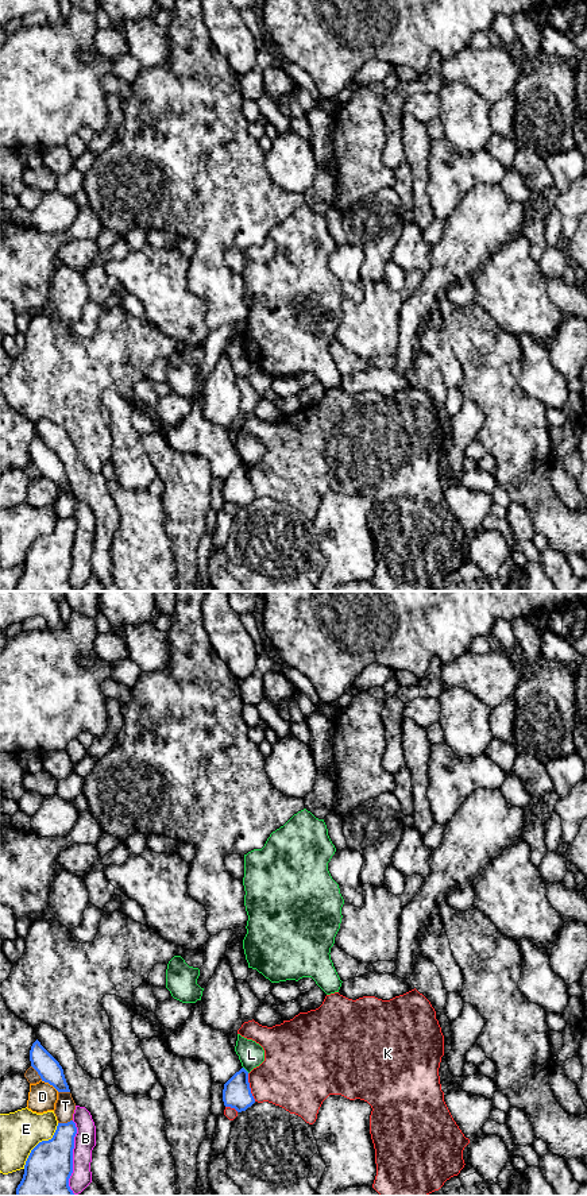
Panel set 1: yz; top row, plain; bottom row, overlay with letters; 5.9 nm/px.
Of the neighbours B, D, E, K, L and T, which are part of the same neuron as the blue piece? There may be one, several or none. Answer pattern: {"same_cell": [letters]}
{"same_cell": []}

